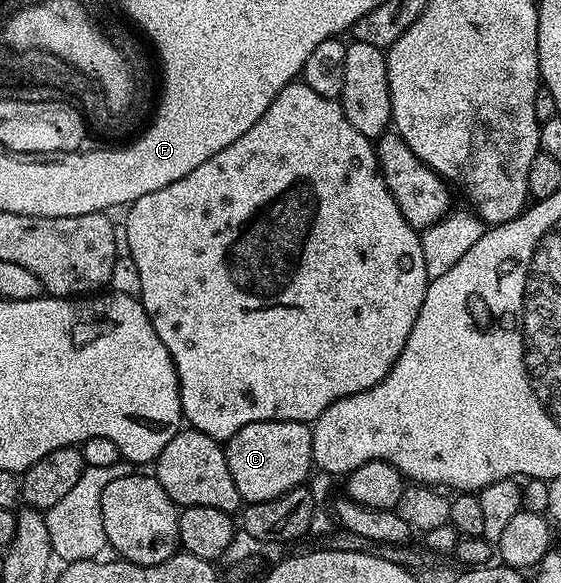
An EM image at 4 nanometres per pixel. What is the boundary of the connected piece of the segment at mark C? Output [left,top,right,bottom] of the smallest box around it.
[225,421,314,502]

